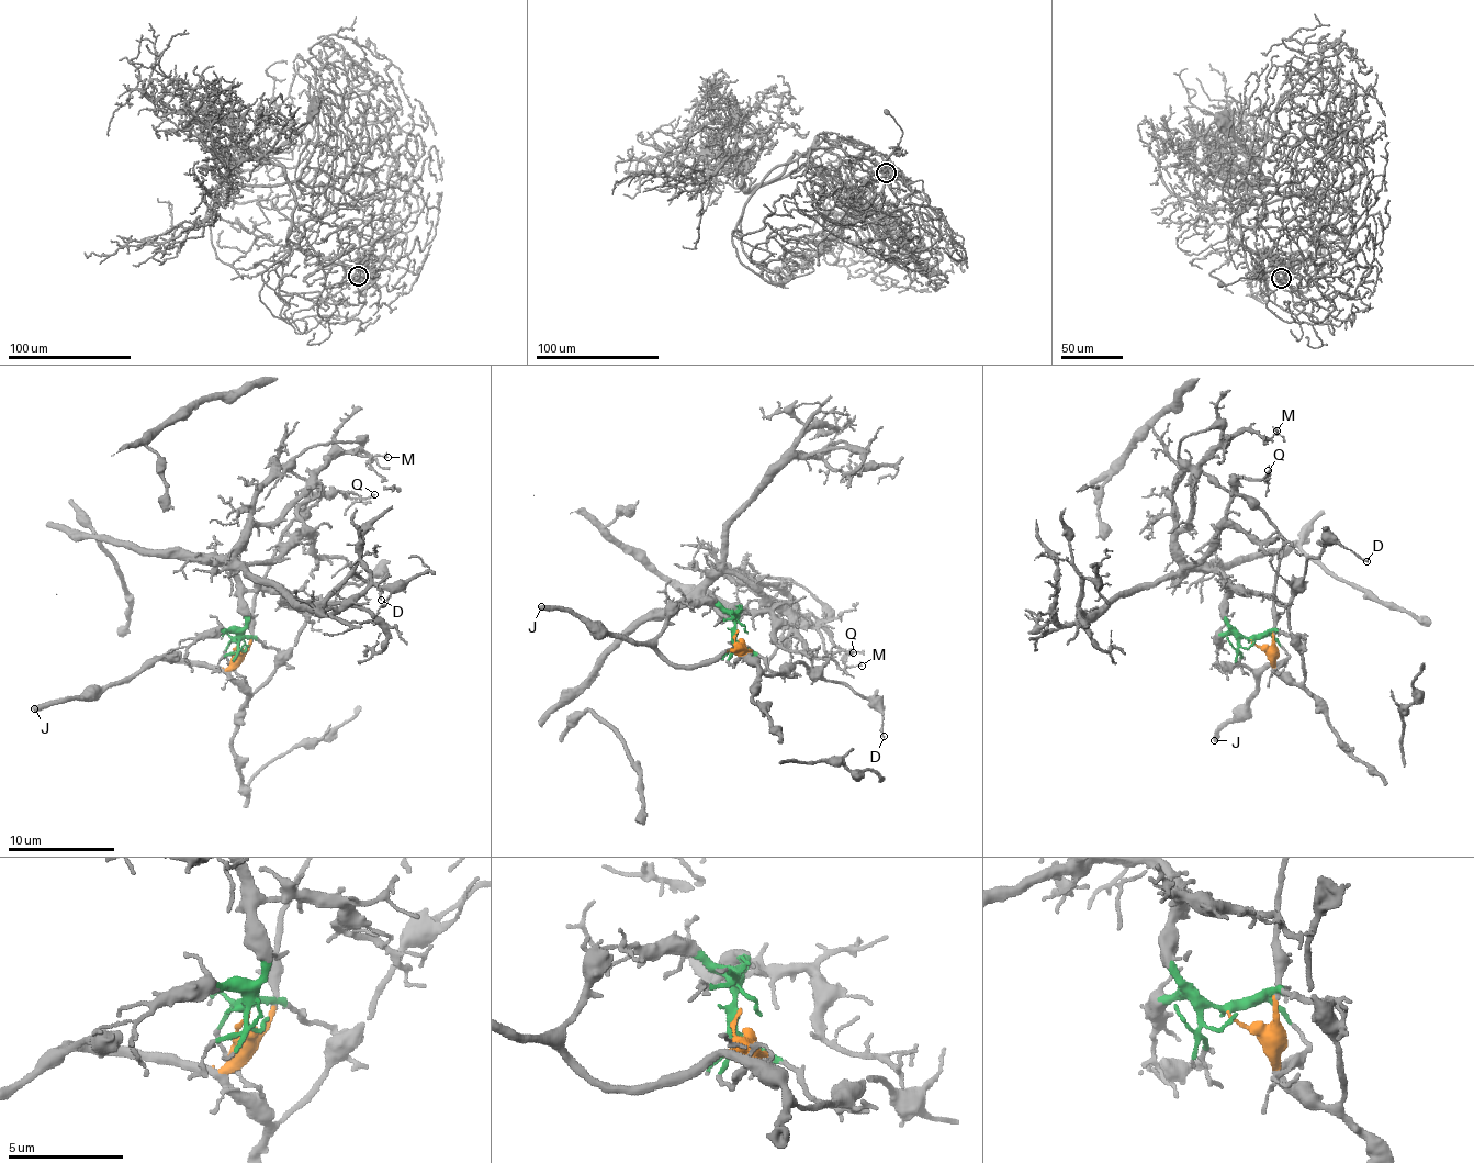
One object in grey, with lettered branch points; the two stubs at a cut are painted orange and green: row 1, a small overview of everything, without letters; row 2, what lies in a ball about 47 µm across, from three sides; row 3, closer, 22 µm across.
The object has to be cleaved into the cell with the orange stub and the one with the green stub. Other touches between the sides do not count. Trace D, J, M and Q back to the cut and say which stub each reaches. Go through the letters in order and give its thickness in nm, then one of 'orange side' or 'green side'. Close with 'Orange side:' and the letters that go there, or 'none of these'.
D: calibre 140 nm; orange side
J: calibre 420 nm; orange side
M: calibre 140 nm; green side
Q: calibre 160 nm; green side
Orange side: D, J

